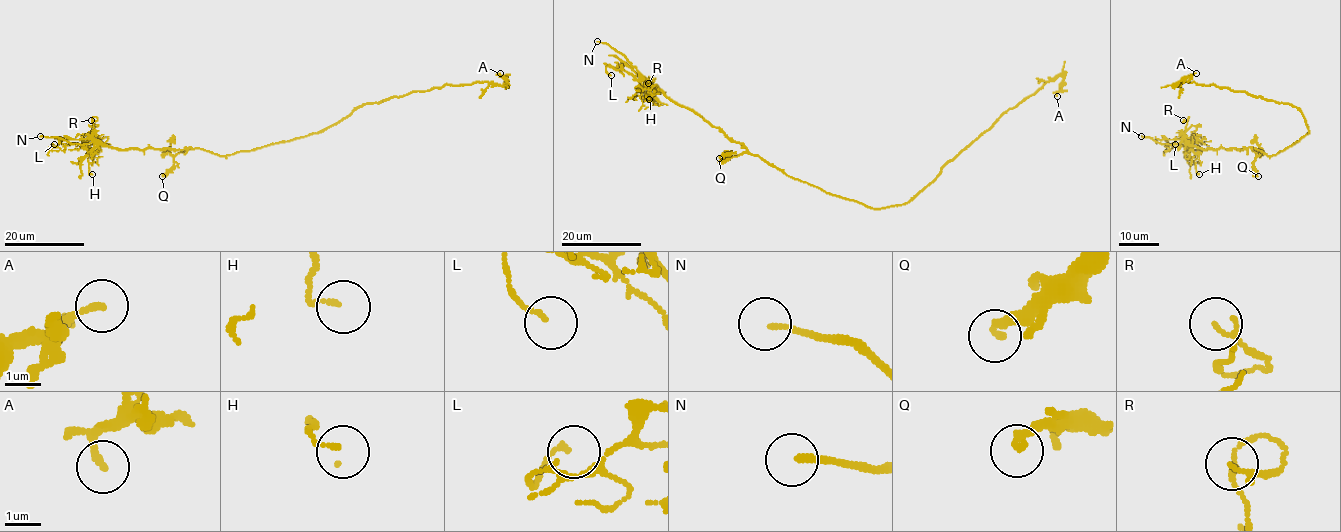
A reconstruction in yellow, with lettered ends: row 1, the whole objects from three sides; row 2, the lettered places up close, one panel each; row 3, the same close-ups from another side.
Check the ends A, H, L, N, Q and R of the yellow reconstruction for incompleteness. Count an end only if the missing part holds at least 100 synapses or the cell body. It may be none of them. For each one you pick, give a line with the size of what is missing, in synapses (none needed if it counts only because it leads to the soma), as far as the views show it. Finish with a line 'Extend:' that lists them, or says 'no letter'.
Extend: N

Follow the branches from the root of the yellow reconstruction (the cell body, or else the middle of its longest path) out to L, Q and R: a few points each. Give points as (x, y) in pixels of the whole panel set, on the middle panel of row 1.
L: (843, 197), (794, 179), (752, 155), (718, 128), (670, 101), (630, 67), (607, 66), (606, 71), (611, 75)
Q: (843, 197), (794, 179), (758, 156), (742, 153), (733, 157), (729, 153), (719, 158)
R: (843, 197), (787, 175), (692, 111), (670, 101), (650, 83), (649, 89), (654, 87), (648, 83)

